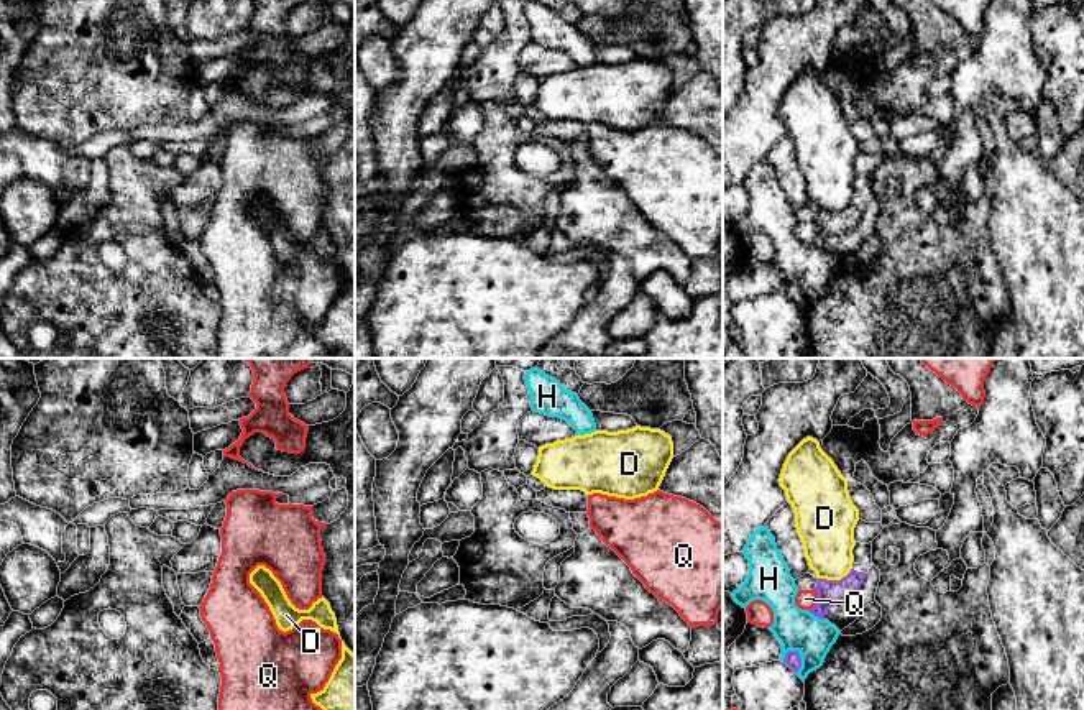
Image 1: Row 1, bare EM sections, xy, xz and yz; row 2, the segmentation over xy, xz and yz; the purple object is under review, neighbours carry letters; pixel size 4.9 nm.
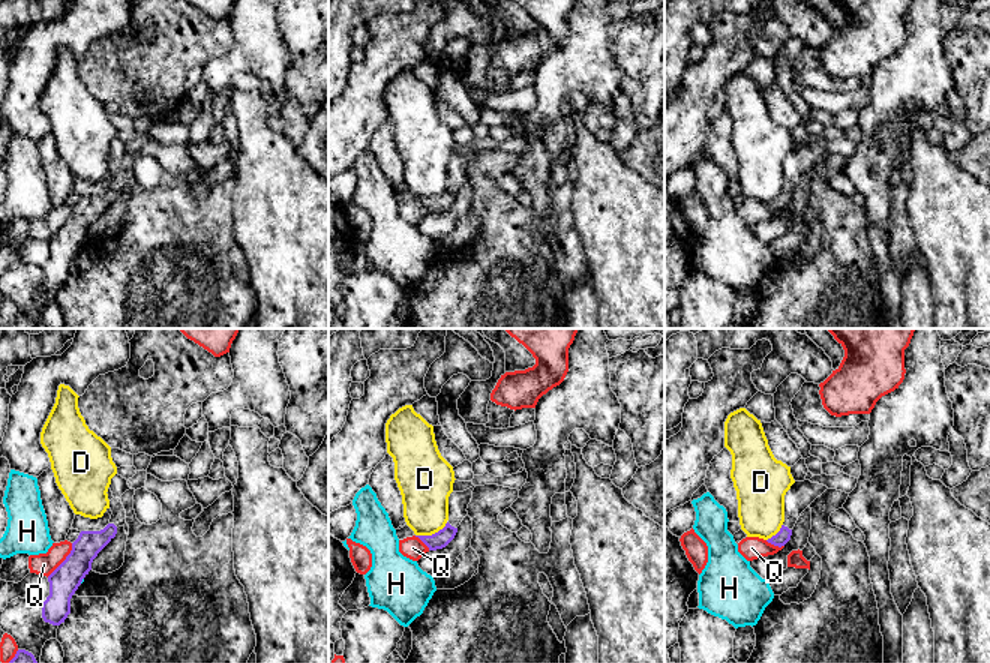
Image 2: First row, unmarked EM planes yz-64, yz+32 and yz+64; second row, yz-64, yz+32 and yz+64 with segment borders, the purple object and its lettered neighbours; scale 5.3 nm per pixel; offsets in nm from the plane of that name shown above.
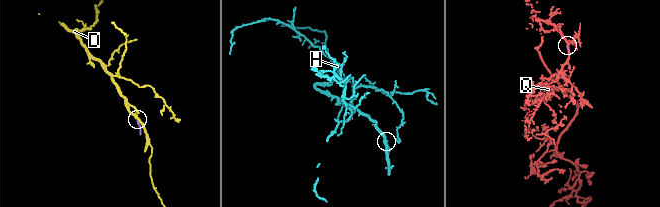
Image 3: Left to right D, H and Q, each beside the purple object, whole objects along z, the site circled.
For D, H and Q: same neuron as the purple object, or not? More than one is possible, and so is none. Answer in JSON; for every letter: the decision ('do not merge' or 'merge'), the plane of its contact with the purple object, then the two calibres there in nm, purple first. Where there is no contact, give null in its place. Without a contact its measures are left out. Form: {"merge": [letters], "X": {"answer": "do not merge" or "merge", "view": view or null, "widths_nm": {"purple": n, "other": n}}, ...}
{"merge": [], "D": {"answer": "do not merge", "view": "yz", "widths_nm": {"purple": 130, "other": 260}}, "H": {"answer": "do not merge", "view": "yz", "widths_nm": {"purple": 80, "other": 200}}, "Q": {"answer": "do not merge", "view": "yz", "widths_nm": {"purple": 130, "other": 100}}}

